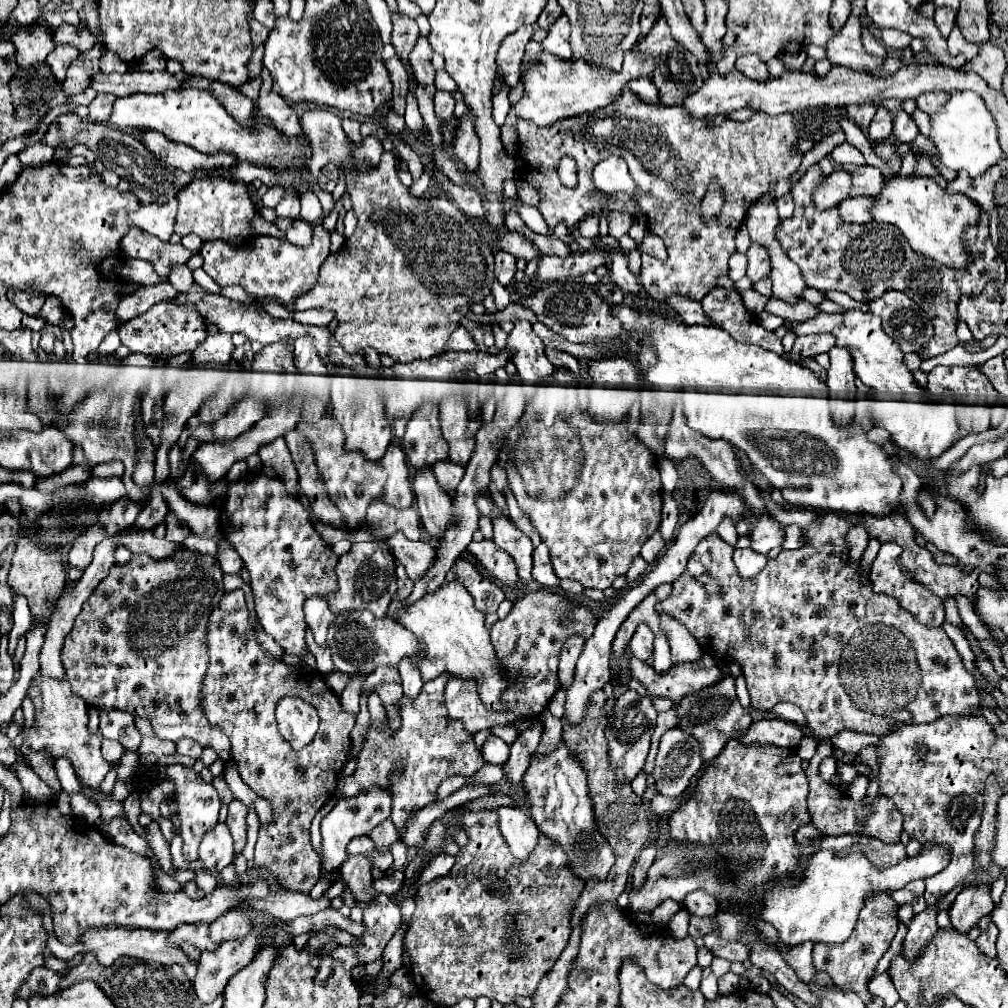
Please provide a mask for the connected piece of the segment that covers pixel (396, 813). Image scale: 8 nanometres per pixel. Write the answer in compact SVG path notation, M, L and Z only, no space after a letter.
M442 674L426 682L420 694L414 698L402 696L398 706L398 714L402 720L400 730L390 730L390 720L384 722L384 728L370 726L366 742L356 758L358 766L352 776L348 776L338 792L348 798L356 796L360 790L368 790L370 786L382 786L392 794L392 822L398 834L404 832L406 818L412 810L420 810L428 806L436 798L436 790L442 778L450 774L474 776L482 766L482 754L474 744L474 736L462 728L462 724L446 720L446 706L442 704L442 692L450 676Z

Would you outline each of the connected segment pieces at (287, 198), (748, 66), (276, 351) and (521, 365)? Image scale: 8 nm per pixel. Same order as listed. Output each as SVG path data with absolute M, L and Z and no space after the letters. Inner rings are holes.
M288 186L280 204L276 206L276 214L278 216L290 216L290 218L298 218L300 212L300 200L298 200L298 192L294 190L294 186Z
M748 54L748 56L738 58L736 66L738 66L738 70L740 70L742 74L746 74L746 76L752 78L752 80L762 82L762 80L768 80L768 78L770 78L766 64L764 64L762 60L758 60L758 56L754 56L754 54Z
M288 340L286 344L270 344L264 346L262 352L254 356L252 370L256 372L296 372L294 366L294 354L288 350Z
M514 318L514 330L508 334L506 346L514 348L512 362L518 368L518 376L524 384L540 384L548 380L554 372L554 366L544 356L544 344L534 334L532 324L520 318Z

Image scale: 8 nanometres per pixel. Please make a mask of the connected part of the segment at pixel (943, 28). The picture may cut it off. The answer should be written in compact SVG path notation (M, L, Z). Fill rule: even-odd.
M936 8L936 14L934 14L934 22L938 26L938 30L942 32L944 38L948 38L954 22L956 22L956 12L950 10L950 8Z

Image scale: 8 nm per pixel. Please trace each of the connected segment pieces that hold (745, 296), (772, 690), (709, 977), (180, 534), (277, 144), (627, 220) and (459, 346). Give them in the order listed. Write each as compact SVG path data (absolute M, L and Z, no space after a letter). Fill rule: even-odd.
M753 288L743 291L741 297L746 309L755 315L760 314L764 310L765 305L769 300L769 298L762 296Z
M836 512L816 514L816 520L808 528L804 528L804 532L802 532L804 546L798 550L782 550L774 560L768 560L764 570L758 572L754 578L742 578L736 572L736 566L732 560L732 546L726 544L718 534L710 534L706 540L702 540L696 546L696 550L692 552L692 556L688 560L686 572L674 582L670 596L666 600L662 600L658 604L658 608L662 608L666 614L678 618L692 632L692 636L698 640L704 654L718 656L722 662L734 660L742 666L744 678L748 684L748 692L752 698L752 708L772 710L778 702L792 702L804 712L806 726L816 734L816 740L820 740L820 742L830 740L832 736L836 736L842 730L868 732L868 734L882 736L882 734L894 730L898 724L930 722L930 720L938 720L940 716L952 716L952 714L954 716L978 714L980 712L980 708L978 708L980 700L978 700L976 682L974 682L974 676L964 668L962 656L958 654L954 642L946 636L946 632L942 628L926 628L924 624L920 624L920 620L912 612L902 610L898 600L894 600L892 596L876 594L870 588L870 572L864 570L860 562L850 560L848 554L844 556L844 550L850 550L850 546L846 542L848 528L850 528L850 522L846 520L846 516L838 516Z
M704 968L704 974L702 974L702 982L700 982L700 992L708 998L708 1000L714 1000L718 996L718 988L716 988L716 976L710 968Z
M168 516L168 532L166 532L166 538L170 540L170 542L182 542L184 538L188 538L190 534L192 534L192 530L188 528L188 526L182 526L182 524L176 524L176 520L174 518L170 518Z
M202 90L162 92L154 96L134 94L116 98L110 124L118 130L152 128L162 132L172 142L182 142L198 152L206 152L206 156L212 156L214 152L226 152L238 162L252 162L274 170L302 168L306 162L306 136L286 136L270 120L260 116L250 118L252 126L242 126L226 112L226 108L222 108L222 104L218 104L218 100L214 100L214 96L210 96L210 92Z
M612 212L610 214L610 236L620 238L628 234L632 222L634 222L634 216L630 216L628 212Z
M462 326L462 328L458 328L458 330L452 332L452 336L450 336L444 352L448 352L448 350L476 350L476 342L468 334L468 330Z

